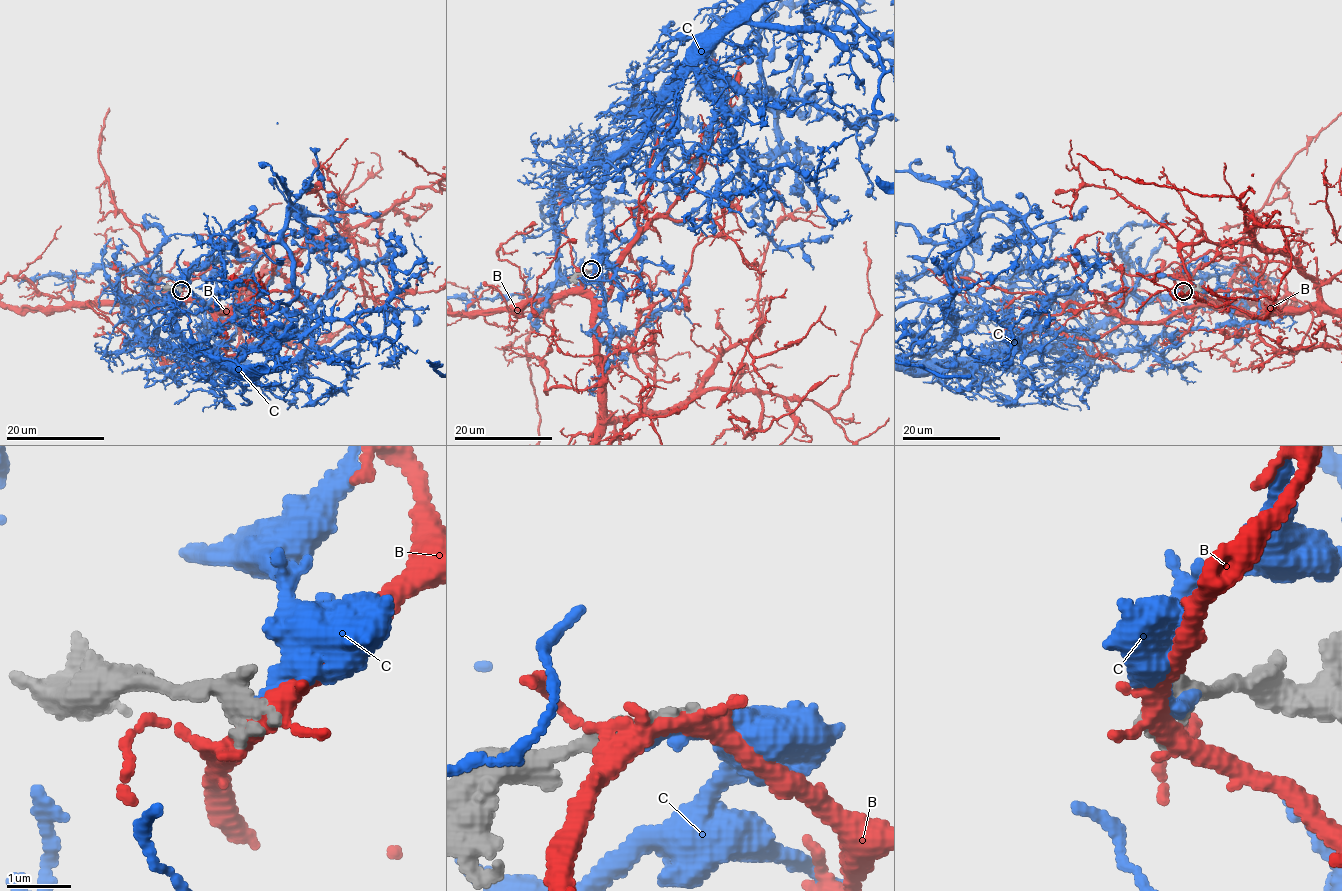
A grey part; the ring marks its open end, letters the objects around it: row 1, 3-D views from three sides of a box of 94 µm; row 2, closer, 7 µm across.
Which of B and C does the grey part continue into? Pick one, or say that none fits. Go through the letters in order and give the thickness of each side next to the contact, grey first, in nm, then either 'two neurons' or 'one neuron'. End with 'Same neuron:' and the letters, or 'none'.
B: 320/280 nm | two neurons
C: 380/260 nm | two neurons
Same neuron: none

